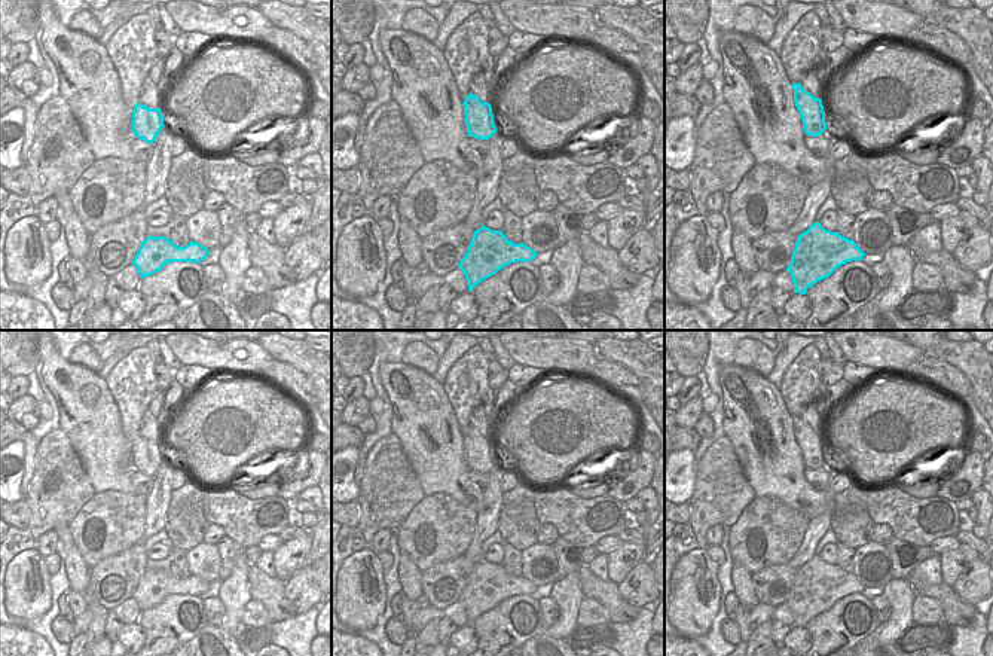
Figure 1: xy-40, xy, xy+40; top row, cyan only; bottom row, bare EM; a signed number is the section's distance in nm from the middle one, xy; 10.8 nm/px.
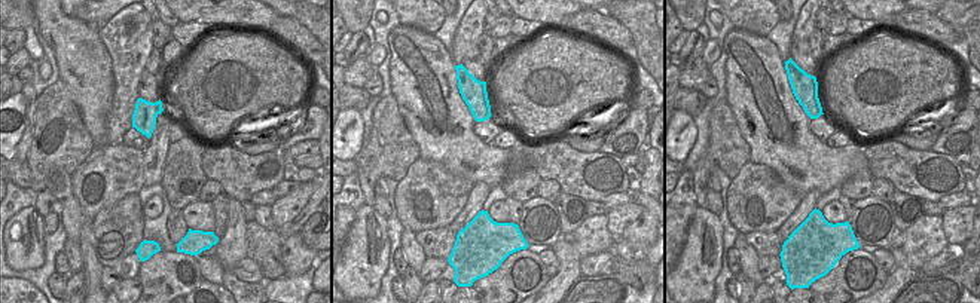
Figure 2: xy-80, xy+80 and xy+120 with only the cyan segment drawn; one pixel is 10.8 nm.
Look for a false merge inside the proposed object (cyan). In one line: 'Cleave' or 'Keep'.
Keep.

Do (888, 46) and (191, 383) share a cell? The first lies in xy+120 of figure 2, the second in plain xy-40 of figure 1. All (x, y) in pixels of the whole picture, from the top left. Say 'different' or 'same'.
different

